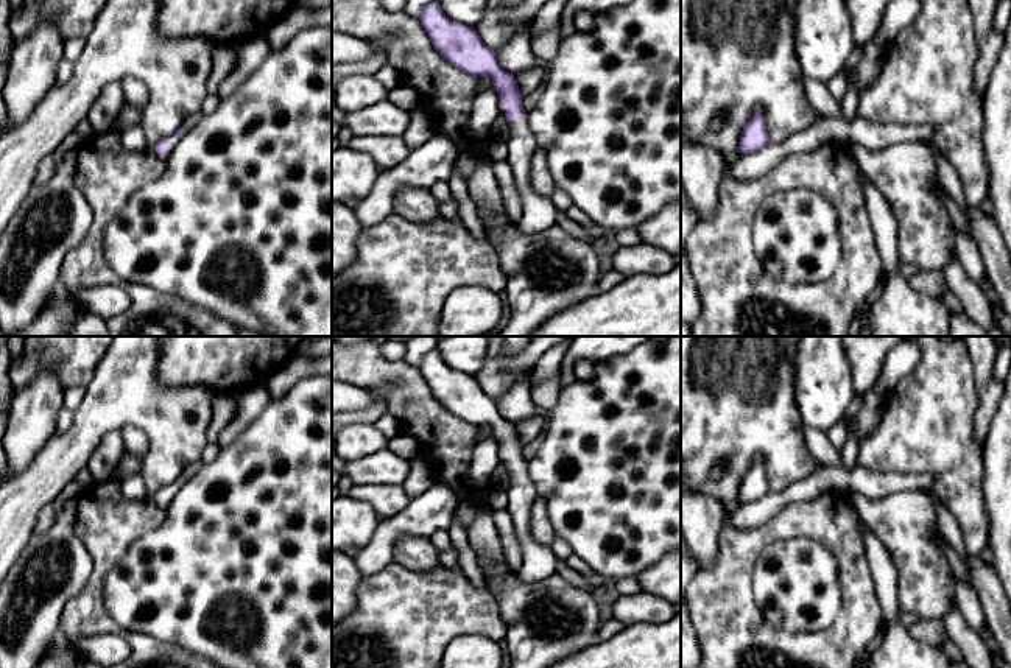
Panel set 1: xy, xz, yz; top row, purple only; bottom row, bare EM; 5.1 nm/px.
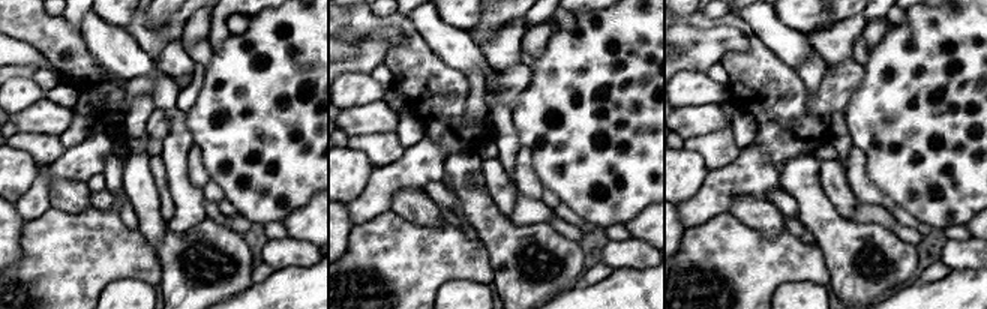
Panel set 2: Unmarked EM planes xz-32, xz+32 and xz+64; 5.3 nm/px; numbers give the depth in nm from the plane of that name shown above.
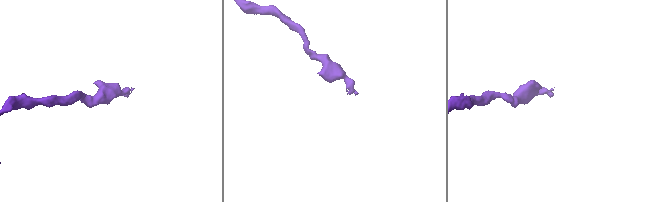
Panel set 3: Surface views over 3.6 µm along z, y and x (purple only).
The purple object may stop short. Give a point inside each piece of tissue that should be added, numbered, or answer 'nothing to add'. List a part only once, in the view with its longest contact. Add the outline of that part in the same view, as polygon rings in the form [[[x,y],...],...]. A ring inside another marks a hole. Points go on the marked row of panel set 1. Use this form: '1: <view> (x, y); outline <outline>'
1: xy (173, 137); outline [[[171,134],[171,135],[168,135],[168,137],[164,137],[162,140],[170,140],[170,142],[173,143],[173,148],[168,149],[164,156],[159,156],[154,148],[153,148],[153,151],[154,151],[160,159],[167,160],[167,159],[170,157],[170,154],[173,153],[174,146],[178,145],[179,137],[178,137],[176,134]],[[160,140],[160,142],[162,142],[162,140]]]

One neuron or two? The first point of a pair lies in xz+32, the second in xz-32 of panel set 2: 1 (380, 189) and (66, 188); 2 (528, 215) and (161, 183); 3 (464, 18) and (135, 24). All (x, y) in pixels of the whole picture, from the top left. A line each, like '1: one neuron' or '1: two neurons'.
1: two neurons
2: two neurons
3: two neurons

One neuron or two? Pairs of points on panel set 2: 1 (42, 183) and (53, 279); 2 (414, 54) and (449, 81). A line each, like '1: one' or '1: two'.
1: two
2: one

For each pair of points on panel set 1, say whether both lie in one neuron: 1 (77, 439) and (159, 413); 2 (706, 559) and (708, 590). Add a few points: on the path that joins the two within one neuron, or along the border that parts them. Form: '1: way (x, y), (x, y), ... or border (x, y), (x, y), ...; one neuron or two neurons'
1: way (97, 419), (103, 413), (139, 413); one neuron
2: border (720, 534), (720, 548), (715, 561), (700, 572); two neurons

